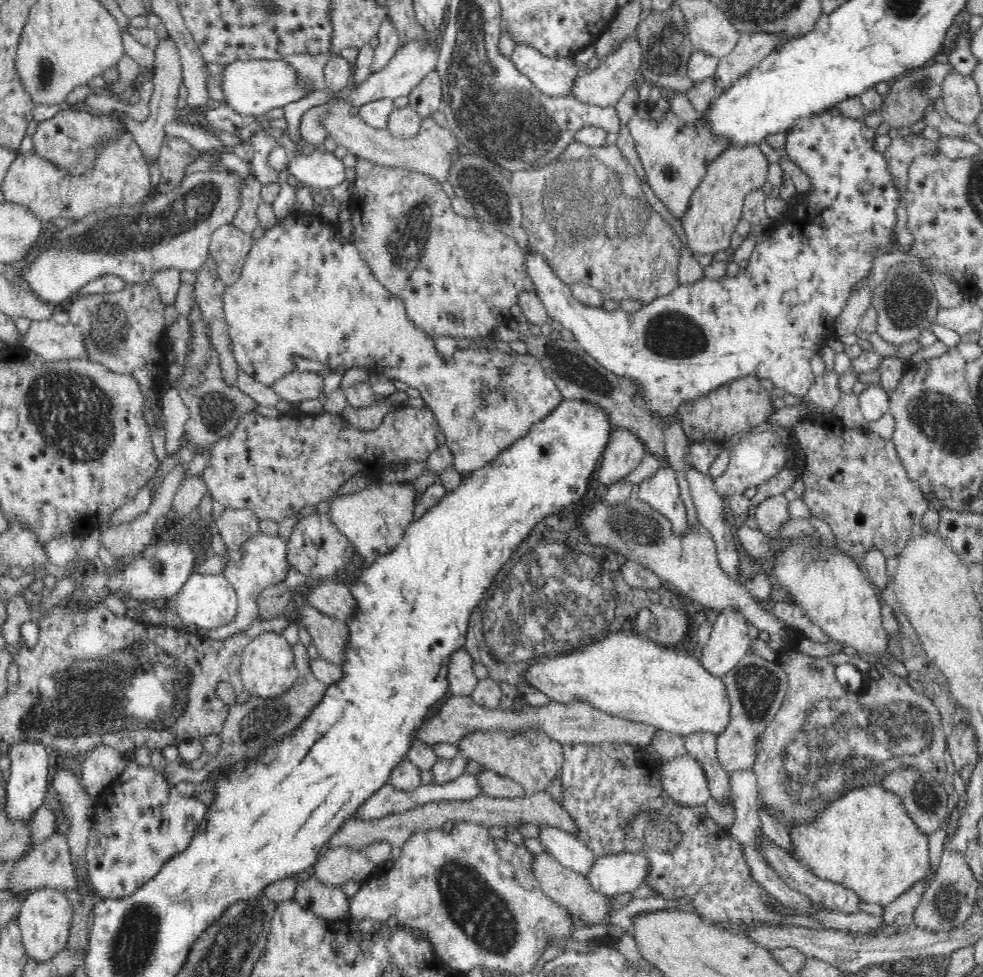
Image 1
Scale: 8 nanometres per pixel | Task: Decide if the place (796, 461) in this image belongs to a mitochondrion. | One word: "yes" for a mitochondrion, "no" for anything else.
no

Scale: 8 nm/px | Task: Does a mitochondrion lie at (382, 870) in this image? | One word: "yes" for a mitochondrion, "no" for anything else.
no

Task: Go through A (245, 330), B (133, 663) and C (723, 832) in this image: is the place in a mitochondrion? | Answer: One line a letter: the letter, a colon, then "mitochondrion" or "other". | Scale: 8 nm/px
A: other
B: mitochondrion
C: other

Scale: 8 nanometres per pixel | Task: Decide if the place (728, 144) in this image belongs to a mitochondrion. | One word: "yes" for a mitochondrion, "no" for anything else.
no

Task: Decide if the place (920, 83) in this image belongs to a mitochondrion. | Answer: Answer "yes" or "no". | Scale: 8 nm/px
yes

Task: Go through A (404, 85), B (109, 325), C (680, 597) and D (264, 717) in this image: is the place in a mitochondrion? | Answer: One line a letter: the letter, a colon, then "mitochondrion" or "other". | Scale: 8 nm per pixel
A: other
B: mitochondrion
C: other
D: mitochondrion

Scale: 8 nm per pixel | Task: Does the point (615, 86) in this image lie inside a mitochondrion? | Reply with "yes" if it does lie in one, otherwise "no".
no

